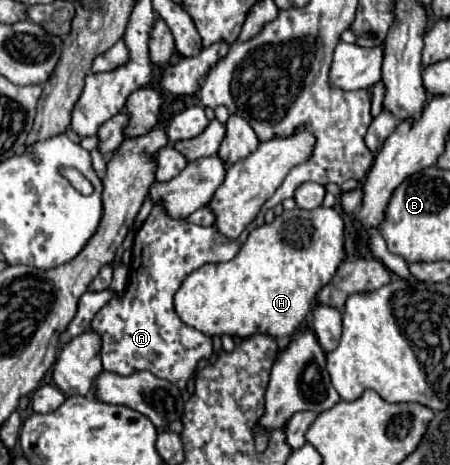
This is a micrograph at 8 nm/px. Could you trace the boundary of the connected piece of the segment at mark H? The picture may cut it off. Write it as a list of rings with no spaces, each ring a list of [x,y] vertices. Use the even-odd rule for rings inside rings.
[[[315,208],[315,210],[285,210],[271,224],[255,228],[247,242],[241,246],[239,254],[221,264],[203,264],[191,272],[175,294],[175,312],[179,318],[207,336],[239,336],[247,338],[255,332],[267,332],[269,336],[283,338],[297,332],[303,320],[311,312],[311,304],[317,292],[333,278],[339,264],[345,260],[345,222],[335,208]]]

